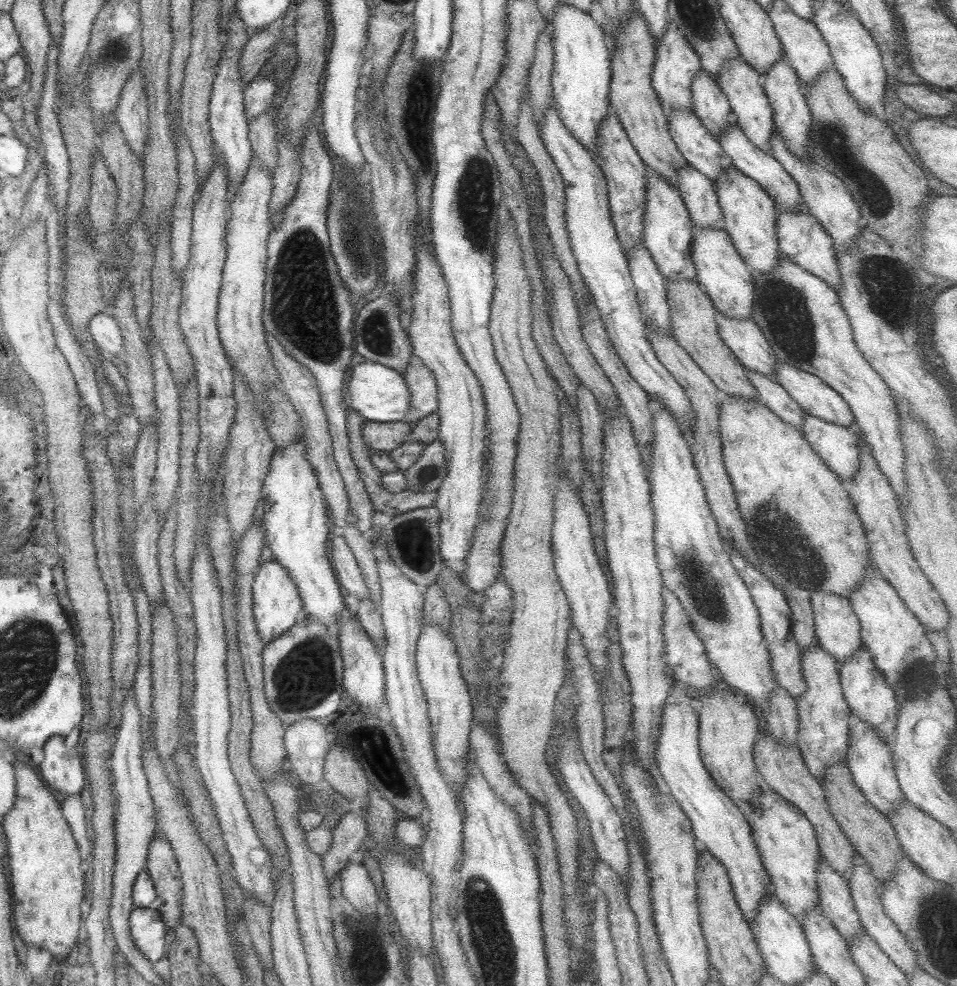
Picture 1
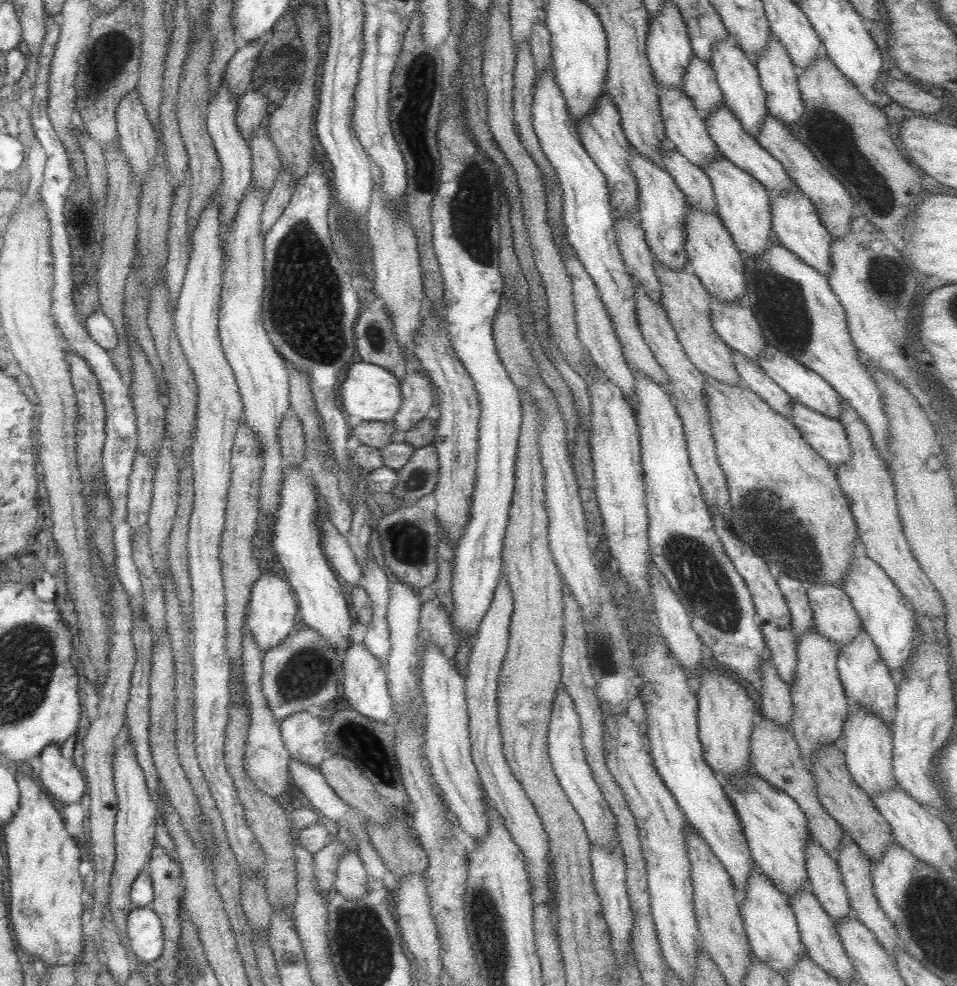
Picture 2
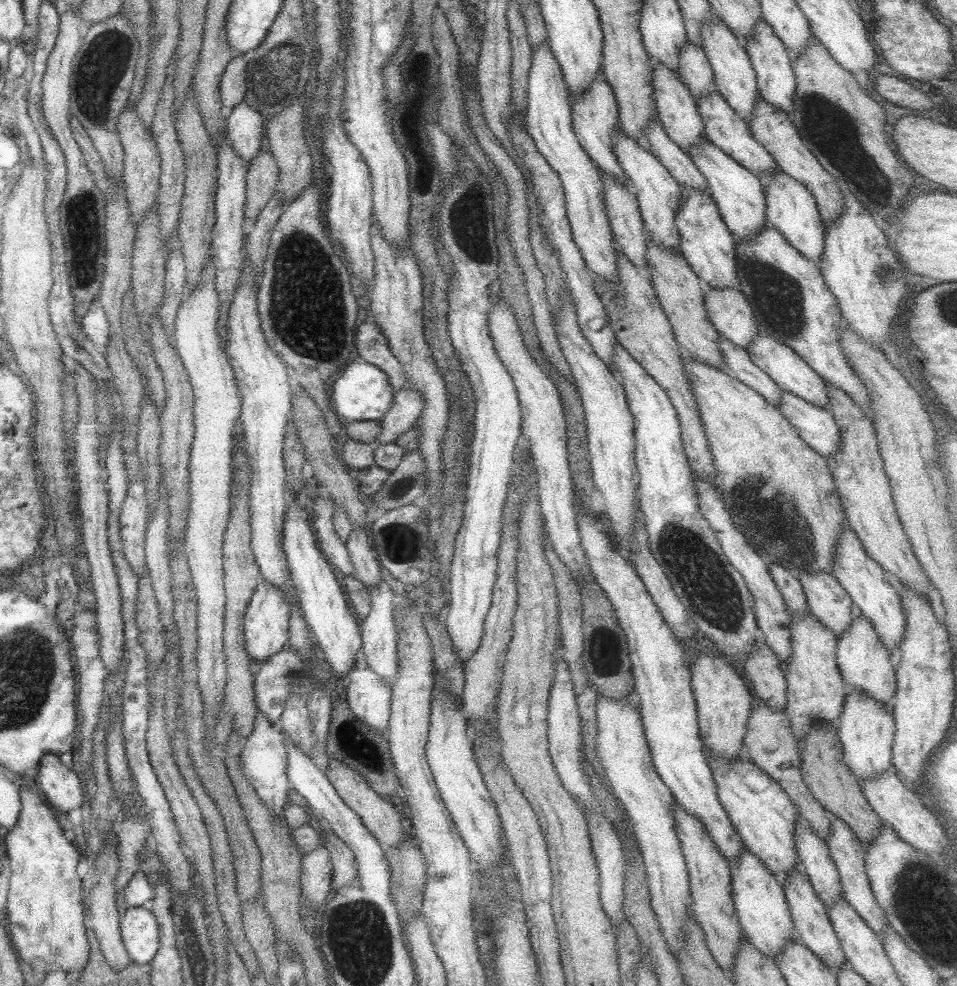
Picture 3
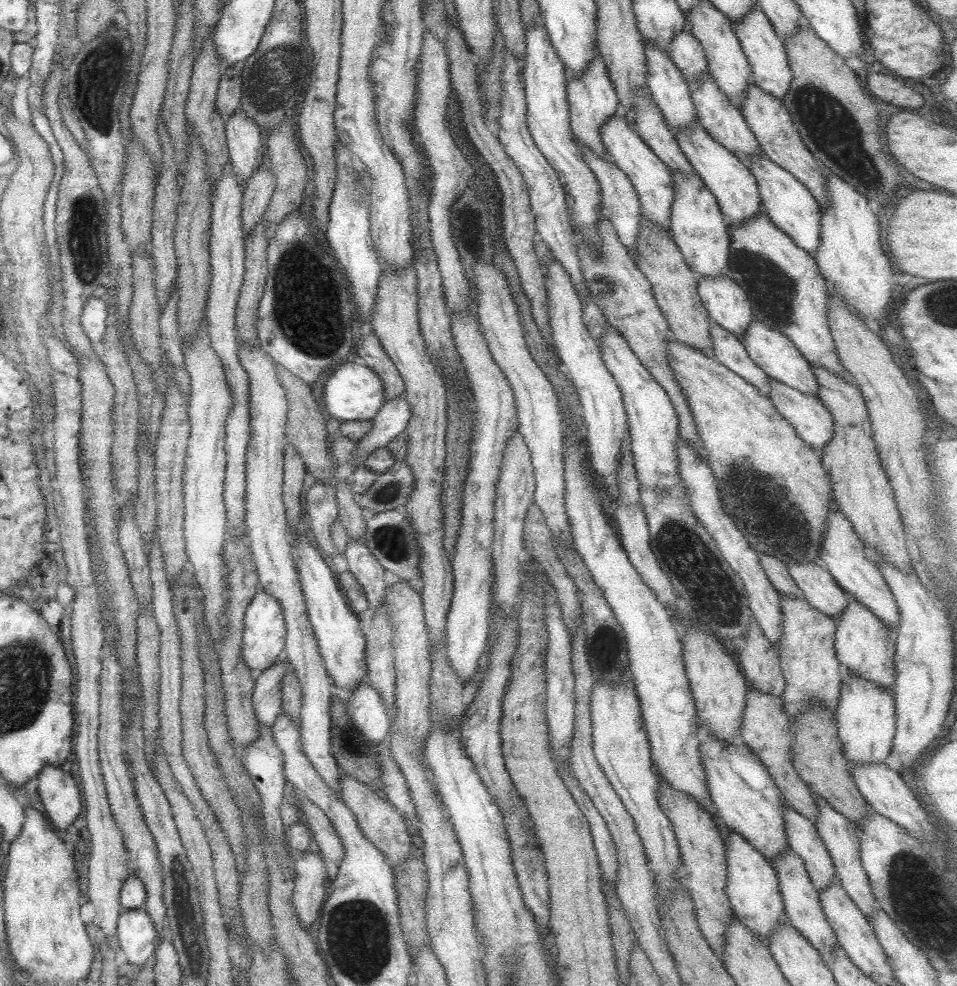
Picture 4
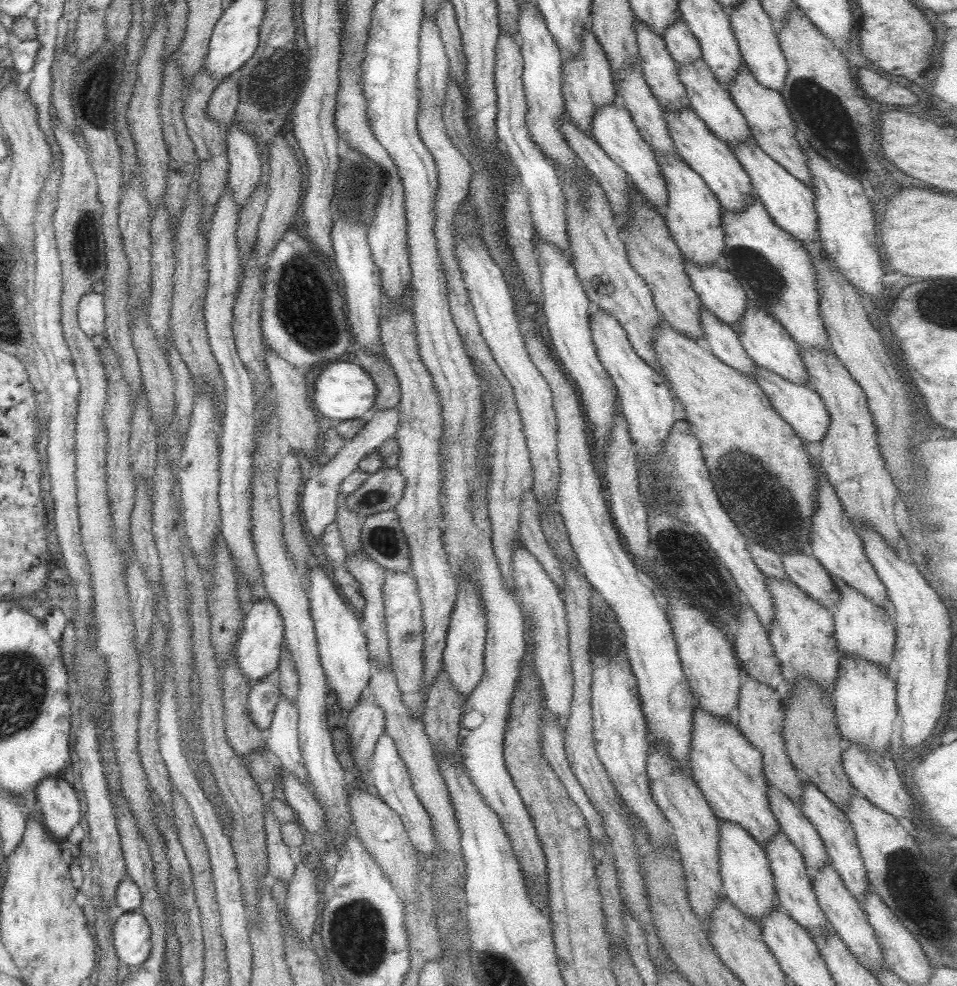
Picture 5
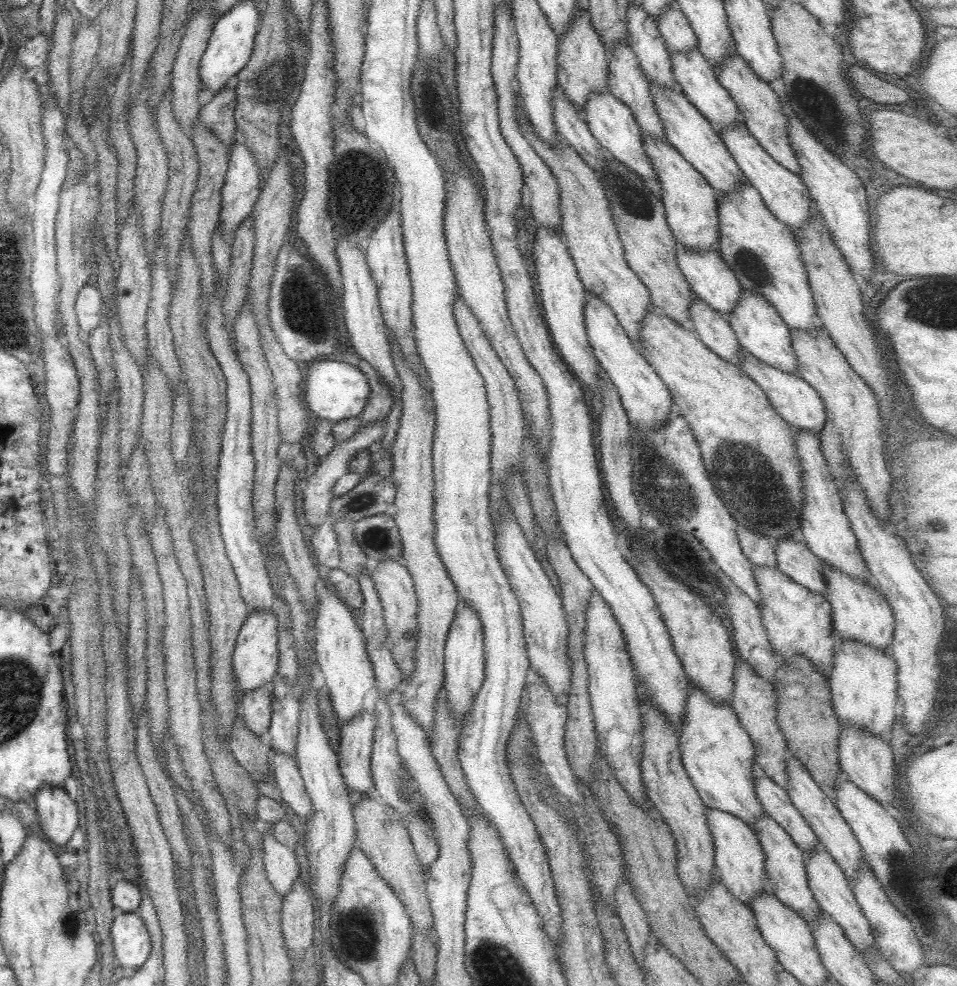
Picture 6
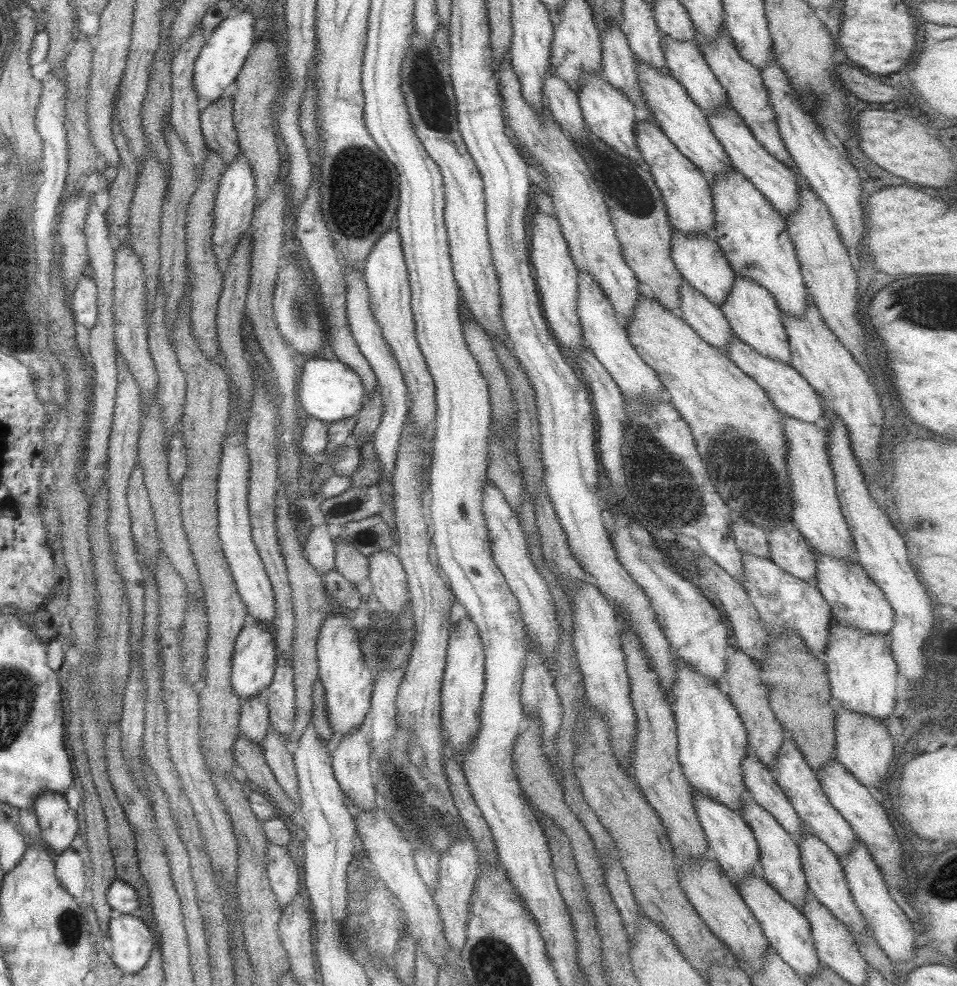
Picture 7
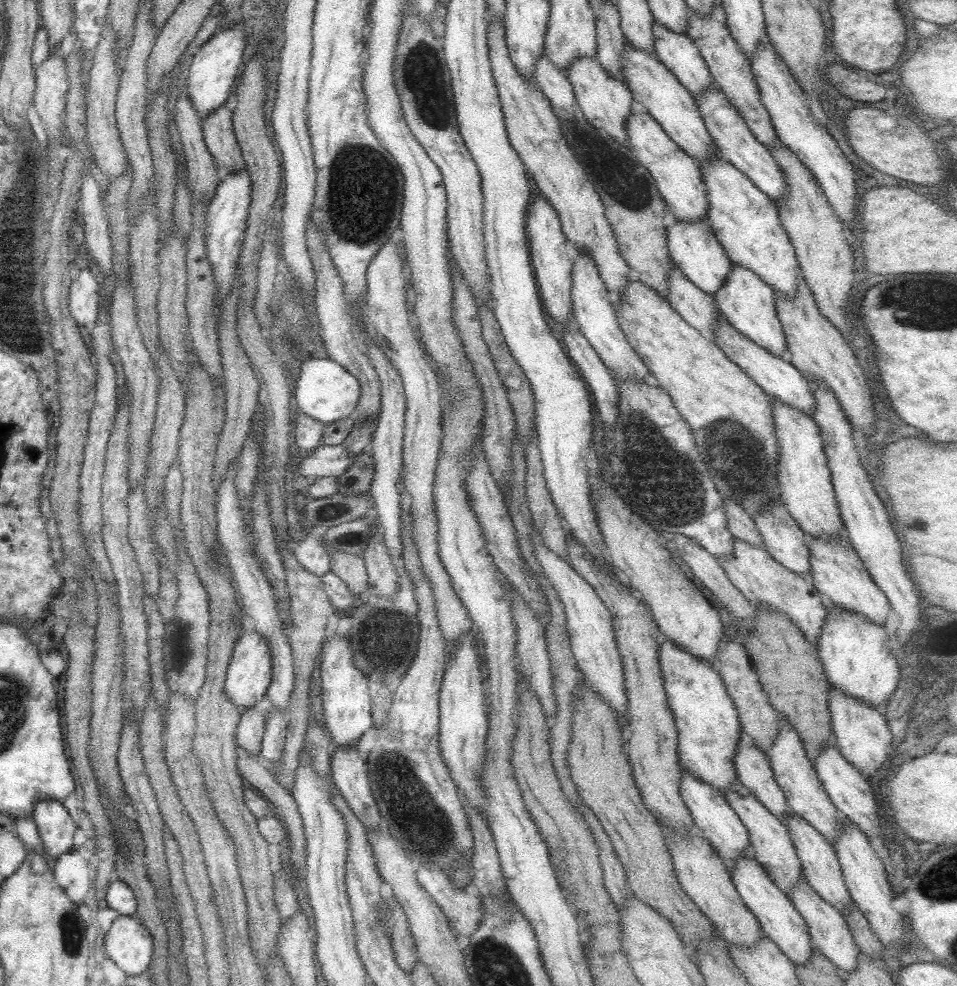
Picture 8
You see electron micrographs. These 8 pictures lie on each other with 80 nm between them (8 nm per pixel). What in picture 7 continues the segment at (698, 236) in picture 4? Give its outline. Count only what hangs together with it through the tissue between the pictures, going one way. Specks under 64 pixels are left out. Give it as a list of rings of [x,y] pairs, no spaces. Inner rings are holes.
[[[637,121],[634,126],[634,139],[640,159],[660,192],[671,228],[686,235],[712,236],[713,203],[709,177],[673,146],[655,122]]]

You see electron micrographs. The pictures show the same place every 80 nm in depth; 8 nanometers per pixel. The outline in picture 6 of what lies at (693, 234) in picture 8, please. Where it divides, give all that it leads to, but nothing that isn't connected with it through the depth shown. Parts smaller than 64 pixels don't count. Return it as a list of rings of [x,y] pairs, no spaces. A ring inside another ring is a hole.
[[[677,244],[676,263],[685,282],[688,282],[690,292],[713,310],[728,316],[736,300],[739,299],[741,286],[733,271],[720,257],[718,250],[709,247],[704,251],[690,251],[687,247]]]

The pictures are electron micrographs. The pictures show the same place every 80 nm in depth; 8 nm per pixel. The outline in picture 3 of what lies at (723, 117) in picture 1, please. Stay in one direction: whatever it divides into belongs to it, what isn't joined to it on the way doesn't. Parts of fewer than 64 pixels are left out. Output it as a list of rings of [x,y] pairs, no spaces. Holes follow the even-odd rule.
[[[685,40],[678,54],[678,66],[678,80],[689,89],[694,100],[713,89],[713,72],[700,46]]]

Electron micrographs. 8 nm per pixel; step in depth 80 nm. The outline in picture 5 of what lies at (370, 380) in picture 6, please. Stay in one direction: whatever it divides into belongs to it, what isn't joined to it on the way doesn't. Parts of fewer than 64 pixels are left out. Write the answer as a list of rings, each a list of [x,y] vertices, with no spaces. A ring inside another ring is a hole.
[[[357,348],[356,363],[371,377],[376,388],[373,410],[385,411],[393,408],[399,402],[398,384],[390,366],[370,354],[366,350]]]

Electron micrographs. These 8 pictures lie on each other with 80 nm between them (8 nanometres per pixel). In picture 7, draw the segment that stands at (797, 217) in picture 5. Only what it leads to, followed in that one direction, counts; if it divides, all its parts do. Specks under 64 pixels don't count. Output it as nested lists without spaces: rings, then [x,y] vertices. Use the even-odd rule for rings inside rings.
[[[721,107],[706,114],[706,119],[718,143],[723,147],[730,168],[740,172],[785,218],[794,211],[798,199],[798,188],[789,167],[773,158],[756,140],[742,118],[731,108]]]

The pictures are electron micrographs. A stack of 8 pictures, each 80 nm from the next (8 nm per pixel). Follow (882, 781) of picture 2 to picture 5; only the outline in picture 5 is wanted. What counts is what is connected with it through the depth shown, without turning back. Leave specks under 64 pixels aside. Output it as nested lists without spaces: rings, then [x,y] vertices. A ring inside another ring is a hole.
[[[849,655],[840,657],[830,700],[833,703],[837,730],[847,745],[863,745],[870,753],[888,750],[891,722],[896,714],[892,672],[893,669],[886,673],[879,665],[865,659],[854,659]]]

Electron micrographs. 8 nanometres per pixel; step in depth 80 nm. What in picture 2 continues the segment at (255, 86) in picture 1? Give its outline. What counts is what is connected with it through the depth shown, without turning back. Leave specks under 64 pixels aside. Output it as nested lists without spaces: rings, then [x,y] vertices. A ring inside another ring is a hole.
[[[266,89],[249,90],[237,98],[234,112],[235,126],[243,140],[249,145],[250,137],[265,121],[270,106],[266,104],[264,92]]]

